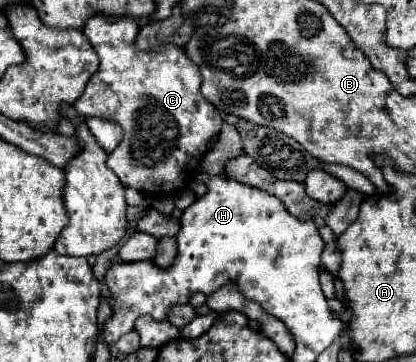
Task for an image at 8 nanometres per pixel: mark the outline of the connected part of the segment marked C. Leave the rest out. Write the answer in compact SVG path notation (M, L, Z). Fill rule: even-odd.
M94 16L86 22L84 34L100 56L100 68L86 84L86 90L78 98L74 108L82 116L106 118L122 126L124 138L116 146L116 150L108 154L108 168L114 170L122 186L134 188L144 194L164 192L164 182L170 182L172 186L182 186L182 174L188 174L188 168L202 160L202 156L208 152L206 144L216 138L222 128L222 118L218 110L200 94L202 76L198 66L190 62L184 50L178 50L176 46L164 46L156 52L138 50L134 44L136 20L132 18L106 20L104 16Z

